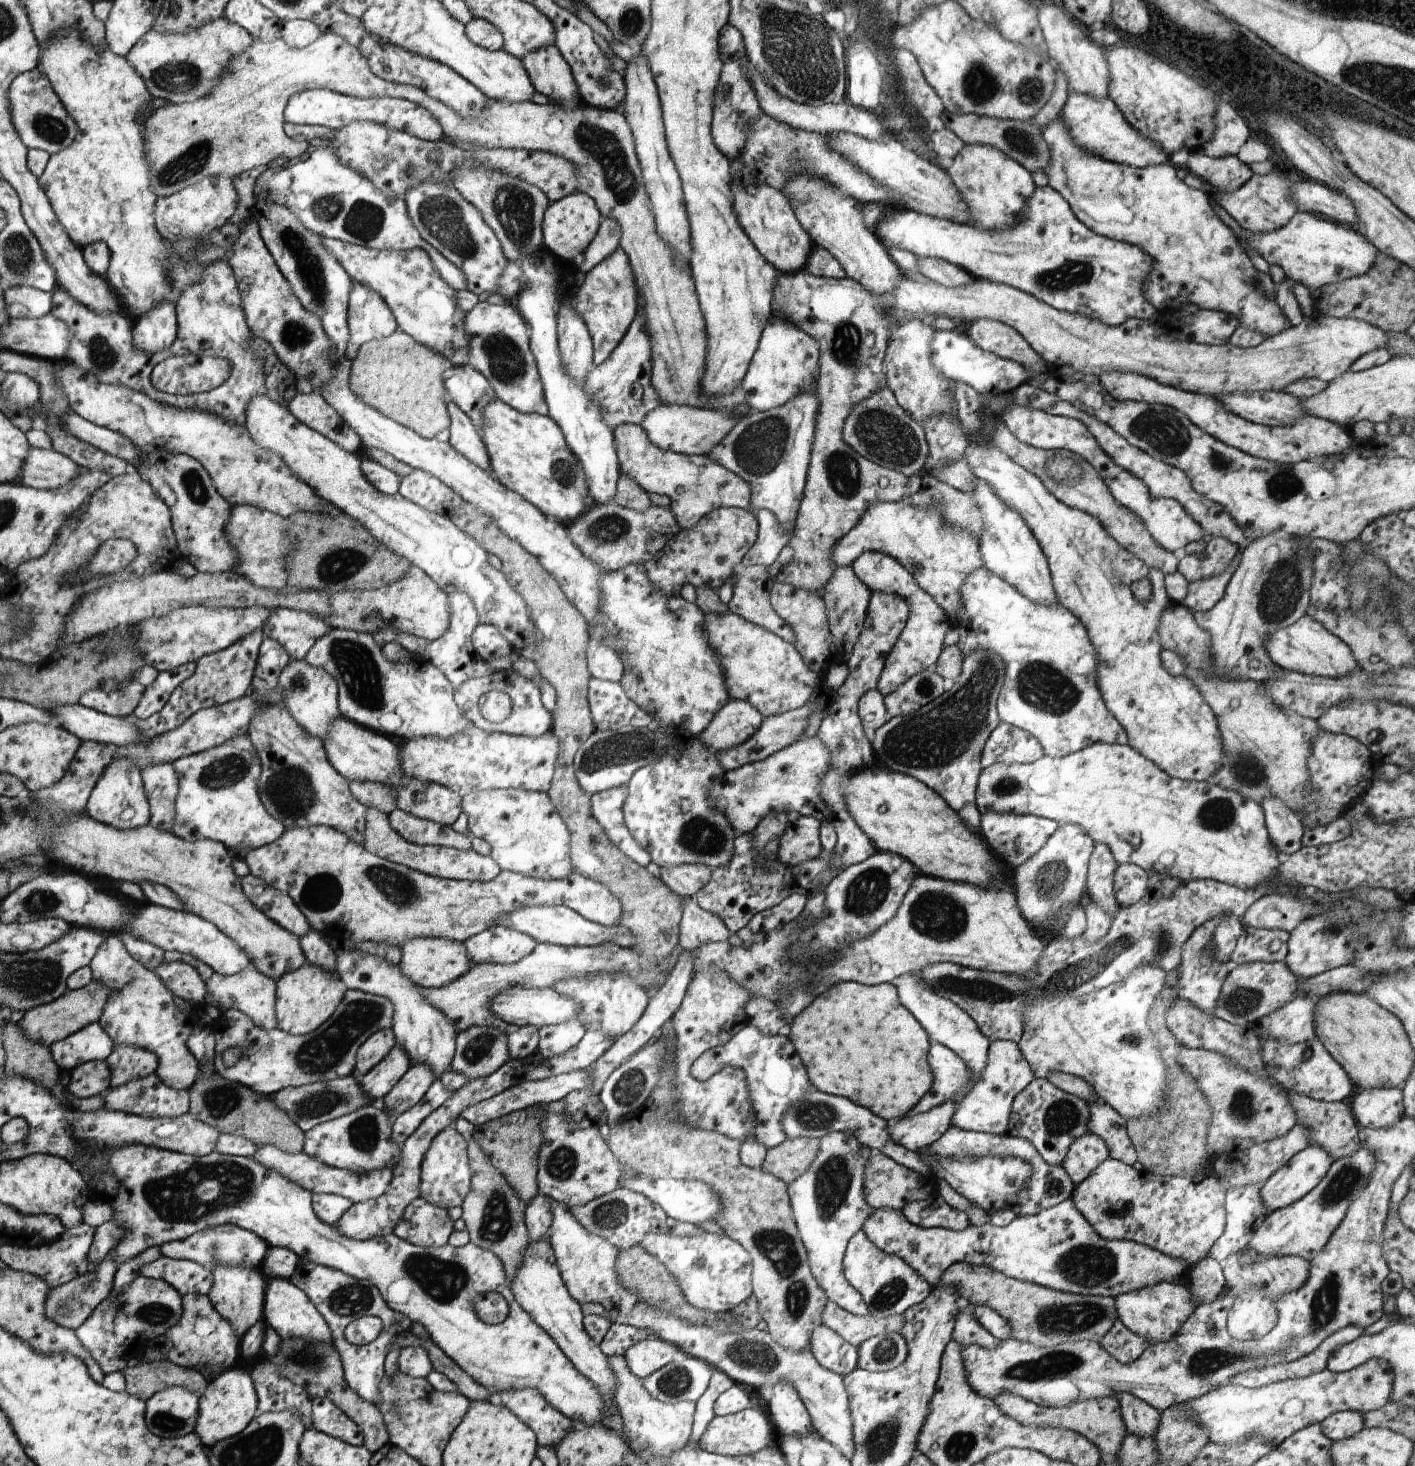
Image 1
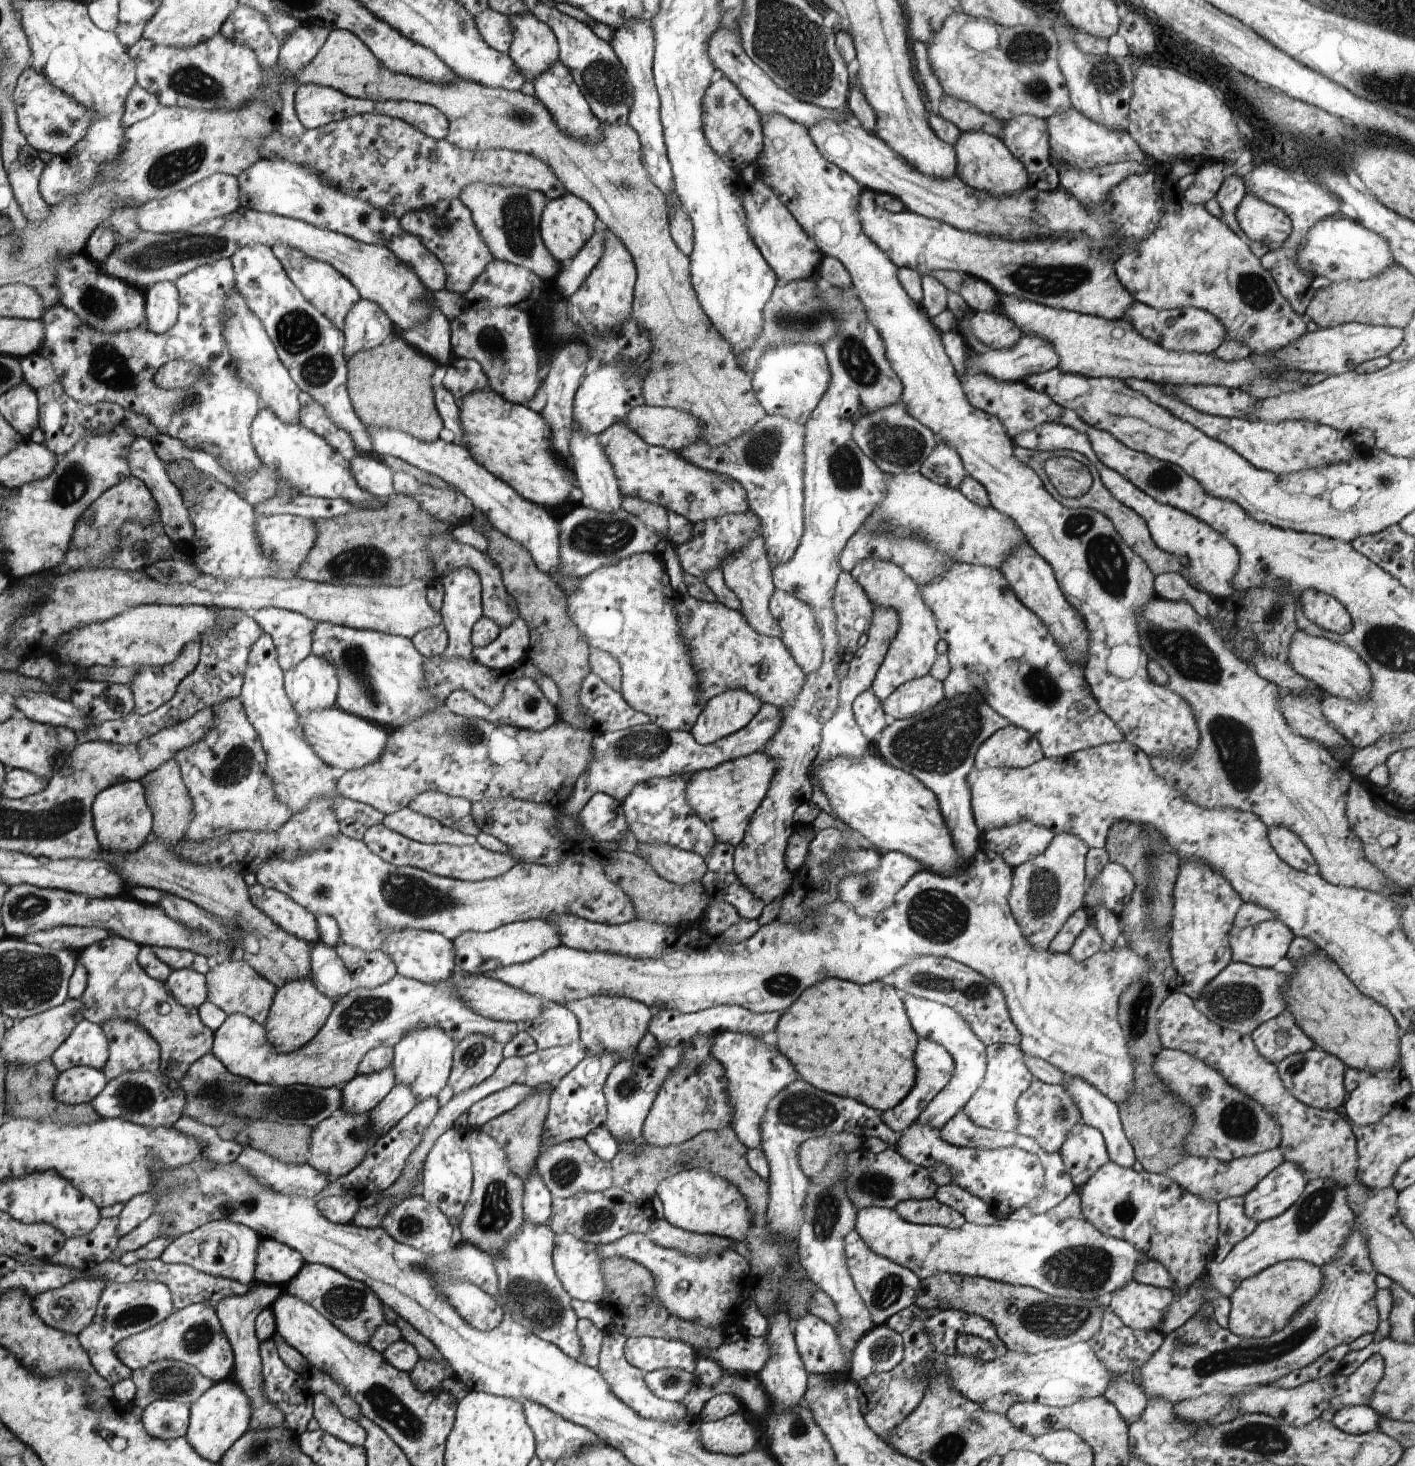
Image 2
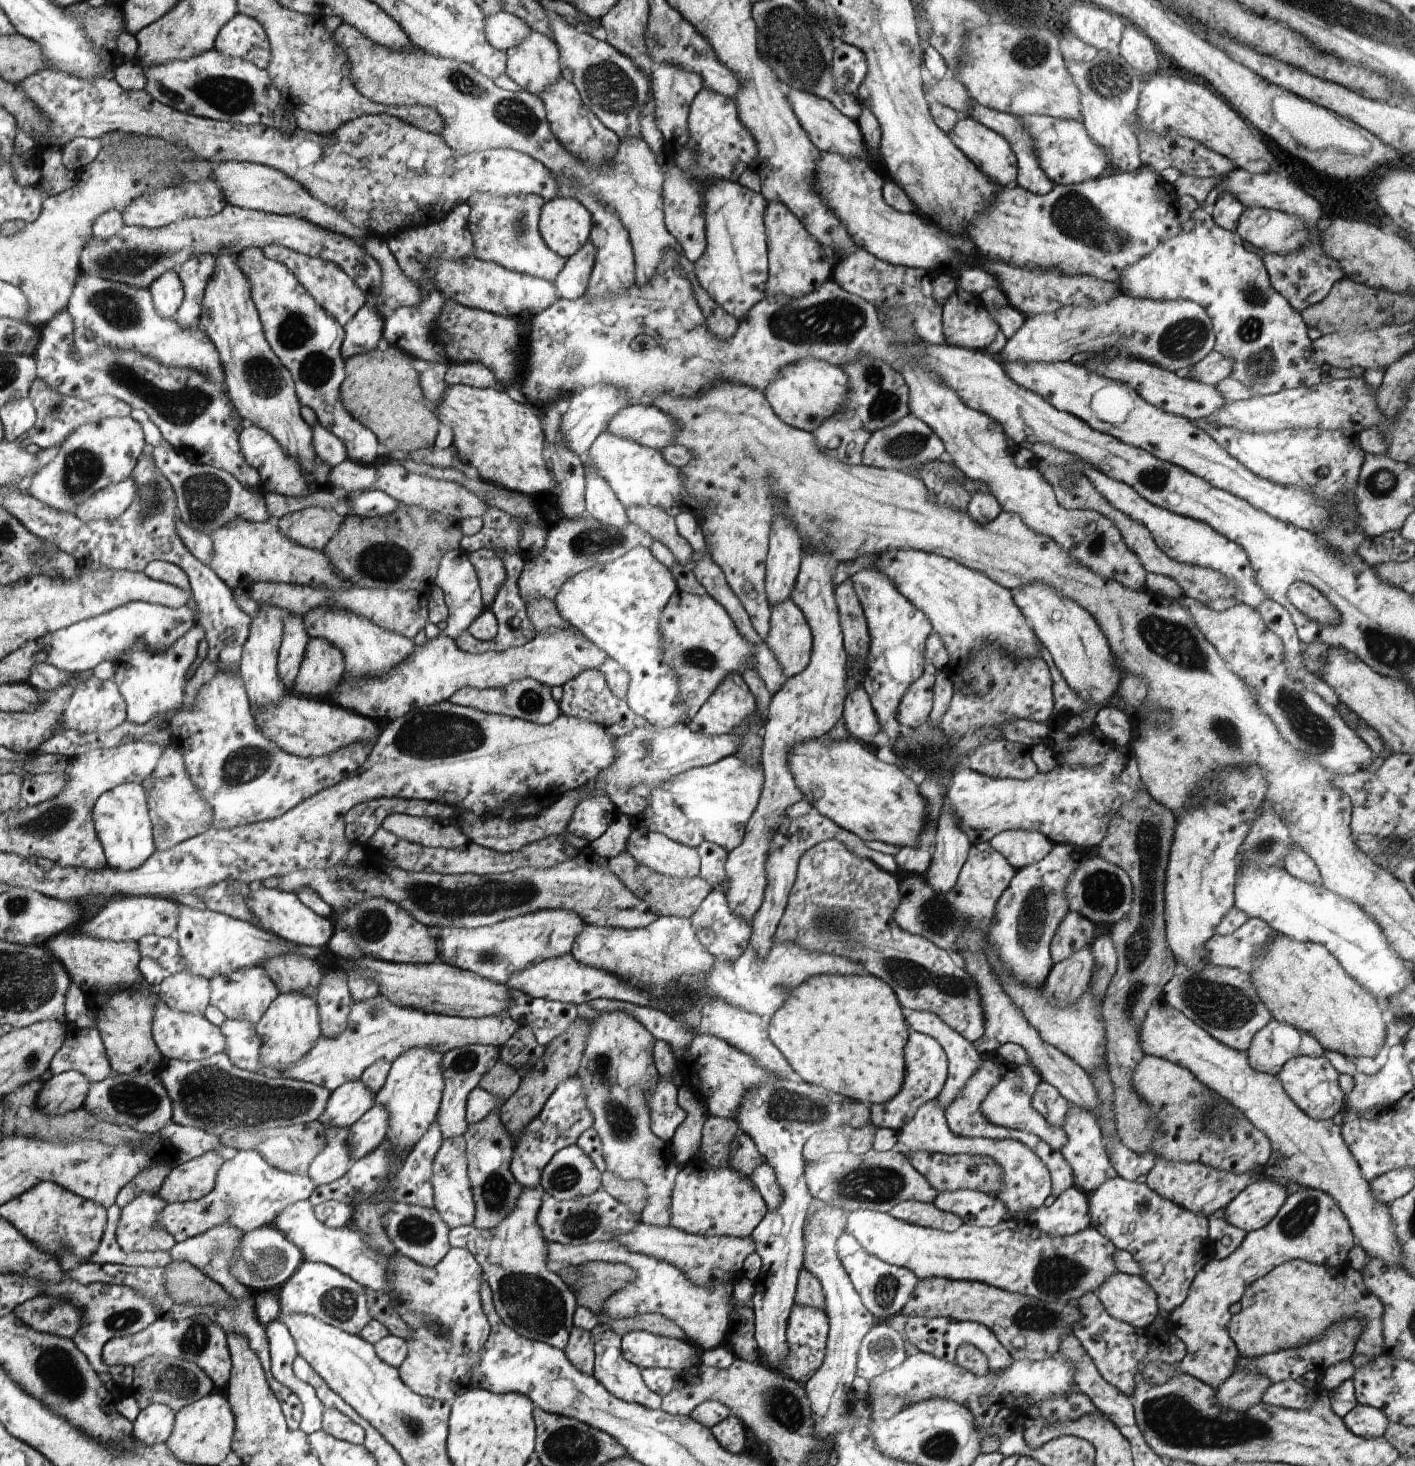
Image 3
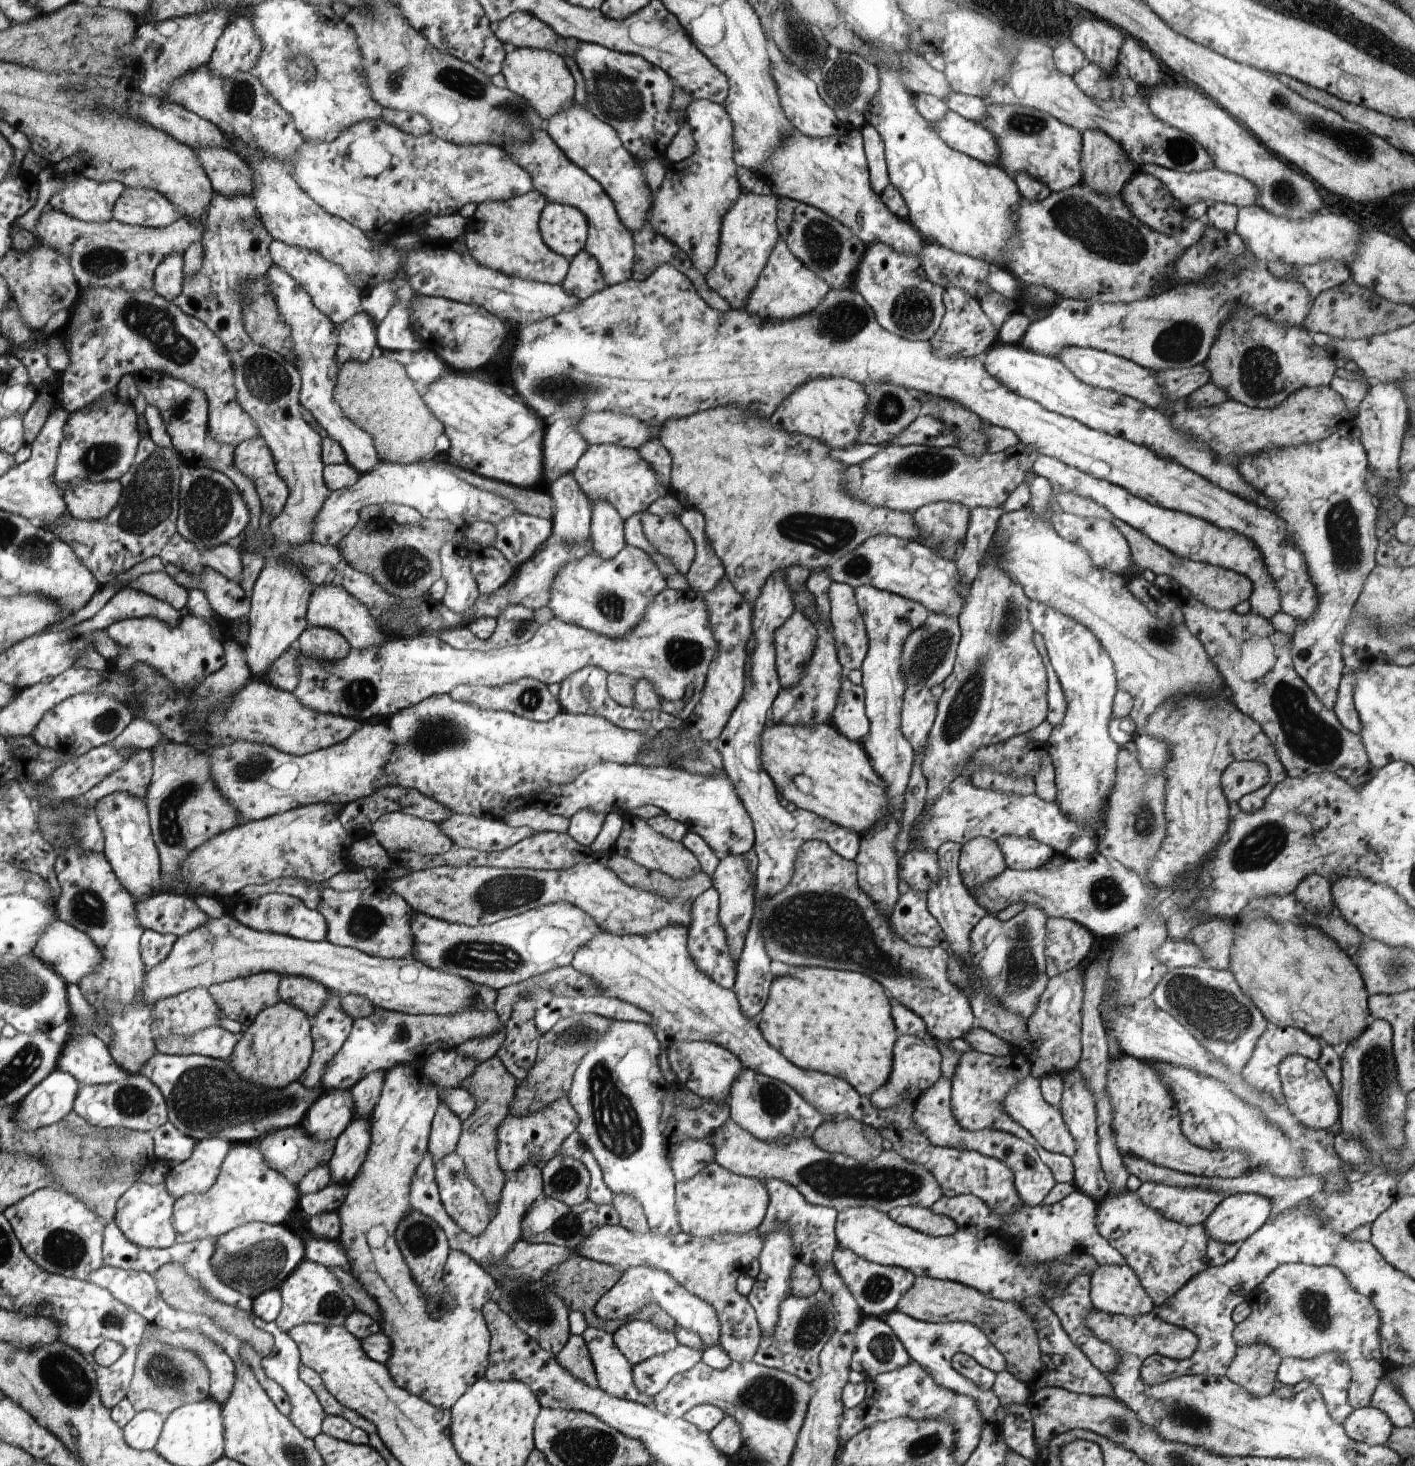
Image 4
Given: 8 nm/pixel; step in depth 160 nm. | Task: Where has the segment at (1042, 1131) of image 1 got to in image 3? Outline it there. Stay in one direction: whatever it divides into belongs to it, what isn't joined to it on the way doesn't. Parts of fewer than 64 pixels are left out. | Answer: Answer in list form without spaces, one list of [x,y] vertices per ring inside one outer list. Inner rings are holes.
[[[1042,1080],[1037,1084],[1030,1104],[1046,1124],[1057,1128],[1062,1128],[1065,1112],[1070,1105],[1053,1086]]]

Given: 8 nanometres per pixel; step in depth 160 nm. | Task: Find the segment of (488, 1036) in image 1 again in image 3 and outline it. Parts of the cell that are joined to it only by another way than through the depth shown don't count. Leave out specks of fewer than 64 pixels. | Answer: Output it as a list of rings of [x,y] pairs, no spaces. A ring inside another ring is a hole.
[[[479,1044],[458,1047],[442,1054],[441,1068],[444,1071],[444,1092],[440,1099],[440,1109],[436,1118],[443,1139],[462,1136],[466,1133],[468,1125],[465,1119],[465,1106],[468,1102],[468,1096],[477,1088],[482,1076],[499,1061],[499,1054],[499,1048]]]

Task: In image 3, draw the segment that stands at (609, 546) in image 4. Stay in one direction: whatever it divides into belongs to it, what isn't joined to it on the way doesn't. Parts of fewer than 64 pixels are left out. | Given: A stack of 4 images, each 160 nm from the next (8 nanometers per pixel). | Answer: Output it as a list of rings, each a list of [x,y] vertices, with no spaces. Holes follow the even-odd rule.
[[[594,472],[585,473],[584,508],[585,515],[597,520],[603,526],[620,530],[628,524],[628,516],[620,500],[613,494],[609,484]]]

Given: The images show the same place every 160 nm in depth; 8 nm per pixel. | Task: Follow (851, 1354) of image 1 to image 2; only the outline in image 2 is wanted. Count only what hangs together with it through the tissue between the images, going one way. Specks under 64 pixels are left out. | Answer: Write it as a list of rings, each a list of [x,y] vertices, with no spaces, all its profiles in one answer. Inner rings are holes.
[[[809,1313],[793,1319],[791,1326],[796,1351],[807,1375],[848,1372],[849,1357],[840,1352],[832,1326]]]

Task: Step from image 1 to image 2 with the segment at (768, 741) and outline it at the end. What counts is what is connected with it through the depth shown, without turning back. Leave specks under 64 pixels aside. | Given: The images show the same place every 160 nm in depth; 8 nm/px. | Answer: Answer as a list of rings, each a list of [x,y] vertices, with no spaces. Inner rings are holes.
[[[762,703],[746,726],[733,734],[717,739],[715,742],[701,745],[690,732],[664,731],[656,724],[633,725],[622,731],[595,734],[592,738],[594,759],[589,768],[573,782],[571,794],[562,806],[555,807],[556,826],[567,838],[580,841],[576,833],[576,817],[591,800],[595,793],[605,793],[622,802],[631,790],[640,782],[649,781],[659,776],[672,774],[692,774],[703,769],[713,768],[722,762],[730,761],[757,751],[773,736],[780,723],[780,712],[776,706]]]

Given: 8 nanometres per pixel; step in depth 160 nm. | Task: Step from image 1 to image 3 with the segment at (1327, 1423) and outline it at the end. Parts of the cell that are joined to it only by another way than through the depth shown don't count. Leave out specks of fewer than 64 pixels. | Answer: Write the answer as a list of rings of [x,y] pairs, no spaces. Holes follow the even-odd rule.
[[[1358,1403],[1343,1416],[1342,1422],[1351,1434],[1362,1438],[1382,1436],[1389,1424],[1381,1410]]]

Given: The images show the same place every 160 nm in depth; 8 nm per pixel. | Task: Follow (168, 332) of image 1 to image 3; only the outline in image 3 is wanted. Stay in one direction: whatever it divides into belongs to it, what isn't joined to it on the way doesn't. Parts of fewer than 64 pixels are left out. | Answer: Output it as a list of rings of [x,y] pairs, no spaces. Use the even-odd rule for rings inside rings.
[[[167,270],[147,289],[153,306],[161,318],[174,320],[183,299],[183,290],[177,278],[176,270]]]

